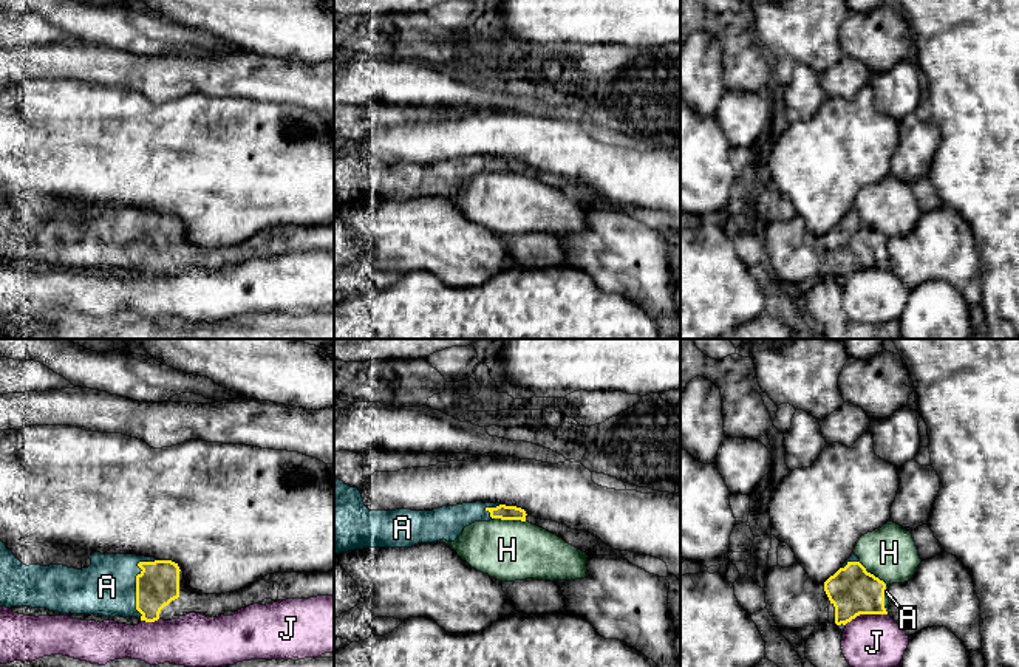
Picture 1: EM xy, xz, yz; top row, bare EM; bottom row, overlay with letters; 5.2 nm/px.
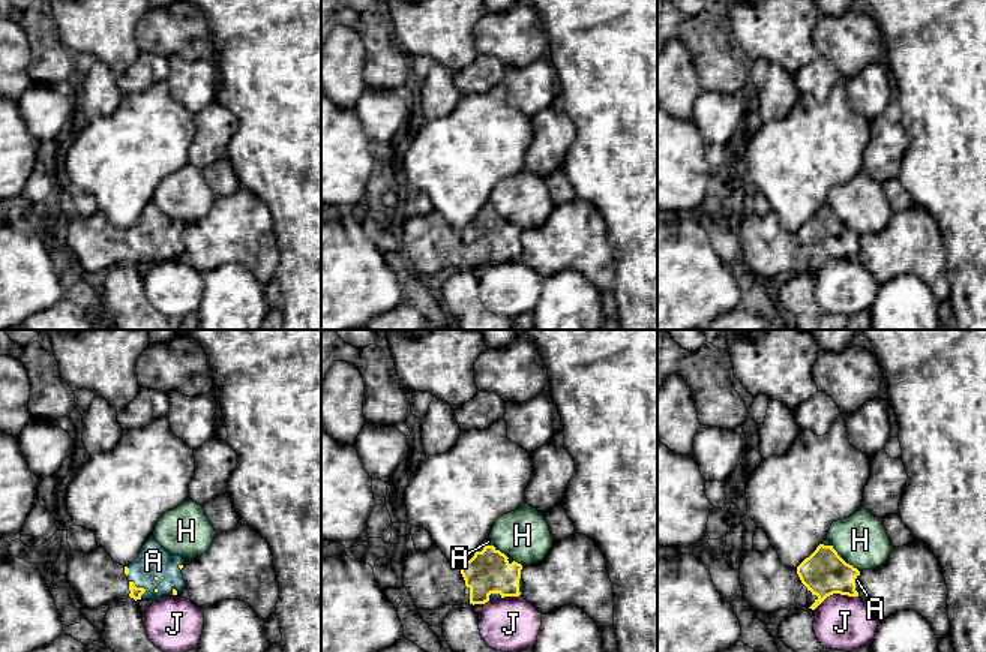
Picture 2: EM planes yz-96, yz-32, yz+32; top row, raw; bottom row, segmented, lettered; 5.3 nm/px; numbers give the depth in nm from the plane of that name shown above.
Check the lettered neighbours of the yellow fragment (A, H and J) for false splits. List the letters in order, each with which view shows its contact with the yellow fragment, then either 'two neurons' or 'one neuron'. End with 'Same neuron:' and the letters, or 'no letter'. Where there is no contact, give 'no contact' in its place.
A: contact in xy; one neuron
H: contact in xz; two neurons
J: contact in yz; two neurons
Same neuron: A

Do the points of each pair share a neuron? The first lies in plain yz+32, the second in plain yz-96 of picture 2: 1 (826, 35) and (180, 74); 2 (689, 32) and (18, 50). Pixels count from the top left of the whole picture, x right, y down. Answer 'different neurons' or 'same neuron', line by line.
1: different neurons
2: different neurons

